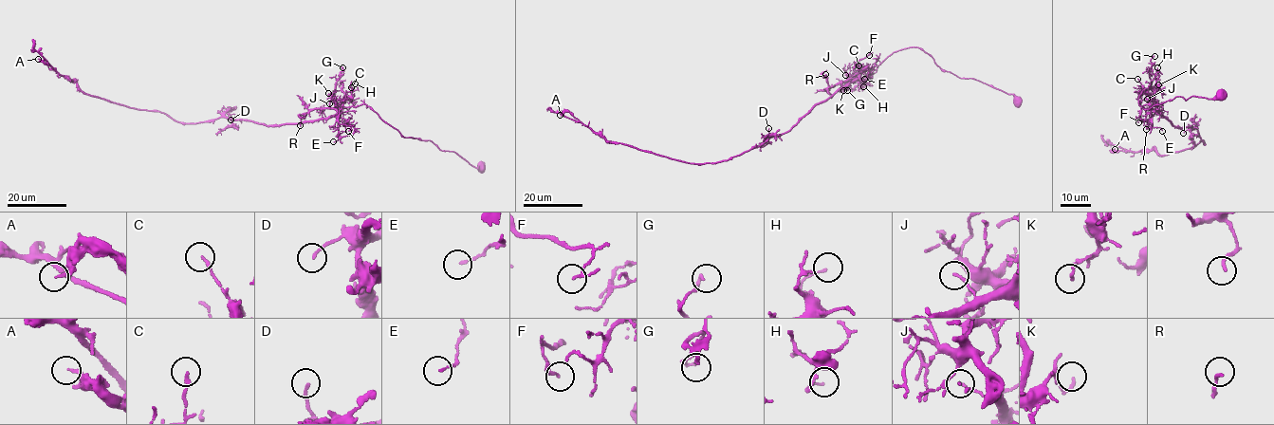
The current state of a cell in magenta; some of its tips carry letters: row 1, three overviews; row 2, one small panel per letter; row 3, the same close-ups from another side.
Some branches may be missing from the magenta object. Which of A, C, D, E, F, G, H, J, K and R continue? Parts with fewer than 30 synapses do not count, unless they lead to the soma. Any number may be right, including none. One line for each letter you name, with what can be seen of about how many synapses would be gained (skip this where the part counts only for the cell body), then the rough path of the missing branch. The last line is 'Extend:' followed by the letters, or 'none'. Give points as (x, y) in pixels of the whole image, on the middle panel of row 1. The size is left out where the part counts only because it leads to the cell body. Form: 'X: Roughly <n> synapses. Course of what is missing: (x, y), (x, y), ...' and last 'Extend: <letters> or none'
Extend: none

